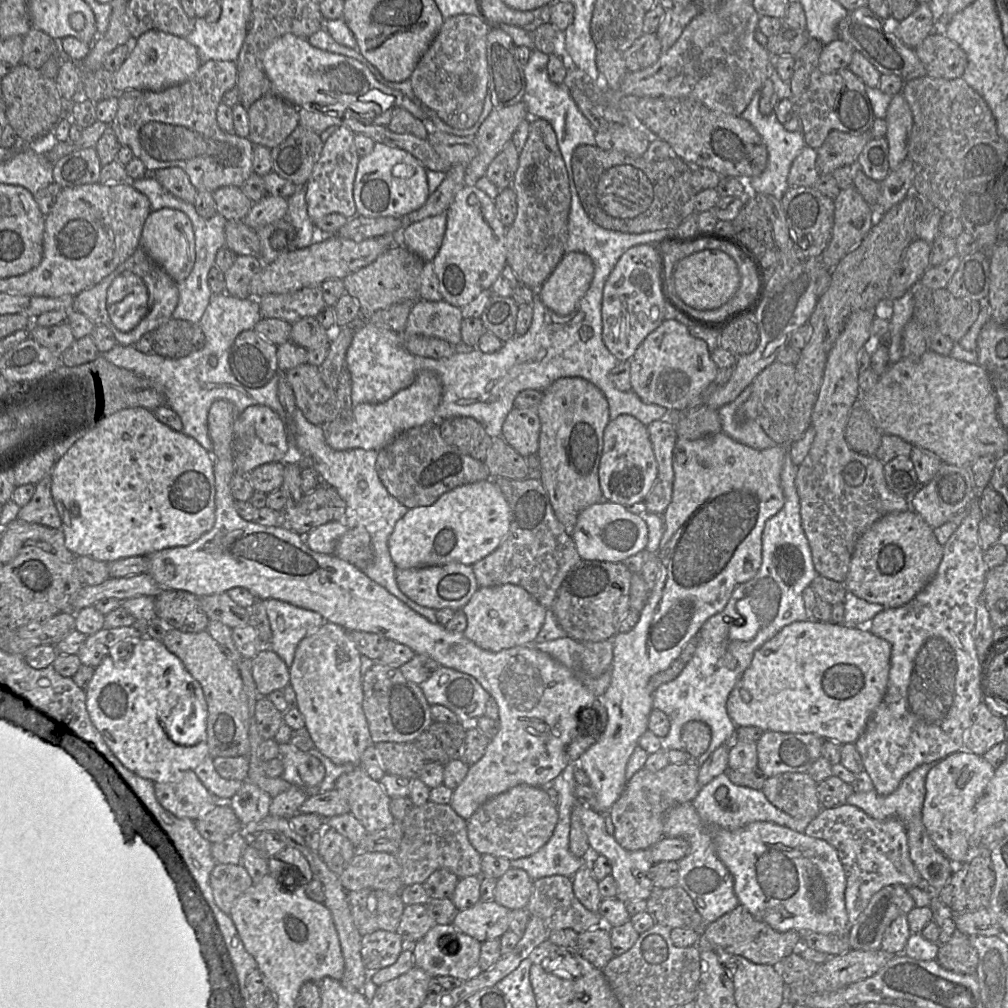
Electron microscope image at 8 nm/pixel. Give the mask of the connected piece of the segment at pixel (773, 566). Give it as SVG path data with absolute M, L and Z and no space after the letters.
M788 446L781 472L784 505L765 523L762 533L762 564L757 574L751 580L739 584L725 608L702 625L697 633L696 650L691 660L675 679L661 684L653 694L653 708L663 711L670 723L669 732L662 739L664 748L683 750L682 727L689 721L702 721L709 726L711 741L707 750L696 760L691 760L698 765L704 763L719 746L732 743L734 740L737 726L727 714L726 702L730 691L750 665L755 651L785 626L793 622L808 620L811 617L811 611L805 608L803 590L811 585L818 573L815 570L811 548L802 527L800 500L795 486L798 467L792 462Z

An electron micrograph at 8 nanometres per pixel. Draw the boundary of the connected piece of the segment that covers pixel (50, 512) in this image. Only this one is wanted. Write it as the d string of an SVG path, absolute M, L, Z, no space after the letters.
M50 474L36 484L31 500L20 508L18 519L50 528L61 528L61 518L52 497L51 484Z

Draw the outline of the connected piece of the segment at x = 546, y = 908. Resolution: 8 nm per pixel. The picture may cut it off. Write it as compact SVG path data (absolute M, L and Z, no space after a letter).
M550 876L534 881L526 911L530 916L540 918L550 932L572 929L581 934L603 924L600 914L586 909L575 896L572 878L564 876Z

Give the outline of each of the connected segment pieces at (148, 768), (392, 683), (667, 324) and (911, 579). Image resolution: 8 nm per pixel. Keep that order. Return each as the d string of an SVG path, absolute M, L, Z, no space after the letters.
M141 635L134 640L133 646L130 648L128 646L120 647L120 644L113 646L110 653L95 667L94 675L86 689L86 706L92 723L101 733L112 752L127 769L142 778L149 779L155 783L168 782L187 770L194 770L203 760L210 757L207 744L208 706L202 687L186 670L181 660L159 640Z
M376 662L362 677L363 710L371 743L413 742L433 722L430 704L420 685L408 681L400 669Z
M675 319L664 320L651 332L630 361L632 391L643 402L665 407L670 413L683 413L692 407L718 373L707 343L693 337L688 327Z
M914 510L892 512L875 522L858 540L845 579L847 591L886 608L910 602L935 576L944 554L934 528Z

